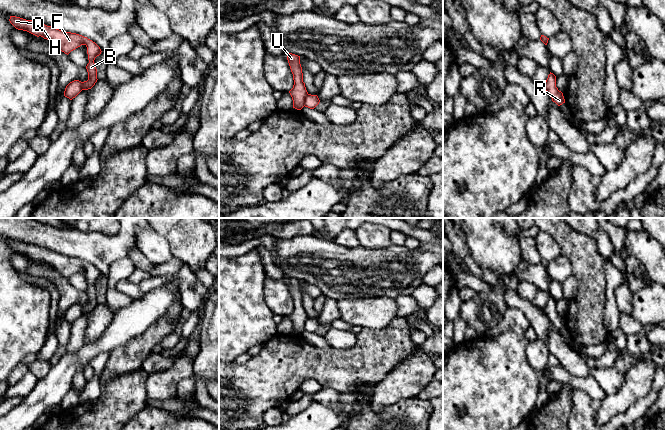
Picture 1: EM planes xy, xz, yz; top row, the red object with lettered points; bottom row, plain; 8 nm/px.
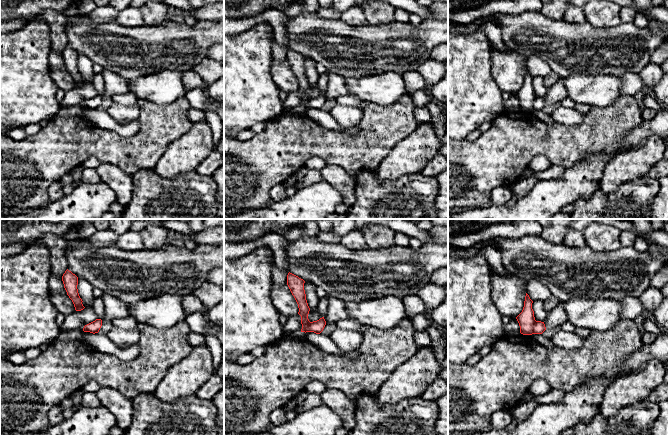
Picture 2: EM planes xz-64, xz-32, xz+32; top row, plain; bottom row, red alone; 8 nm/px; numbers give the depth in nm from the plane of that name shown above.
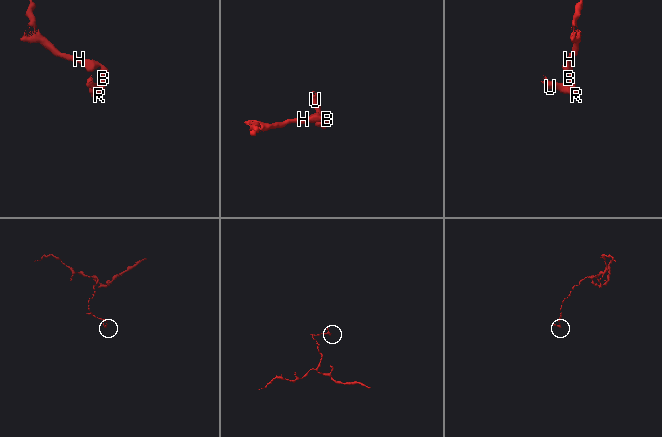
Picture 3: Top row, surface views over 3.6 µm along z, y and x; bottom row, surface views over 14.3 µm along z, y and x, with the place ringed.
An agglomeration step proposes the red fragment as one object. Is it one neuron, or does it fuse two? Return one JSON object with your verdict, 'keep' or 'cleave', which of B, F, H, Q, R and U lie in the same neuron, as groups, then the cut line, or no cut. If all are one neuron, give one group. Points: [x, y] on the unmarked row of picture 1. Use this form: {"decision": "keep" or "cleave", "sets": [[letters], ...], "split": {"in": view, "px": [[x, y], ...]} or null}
{"decision": "cleave", "sets": [["B", "F", "H", "Q", "R"], ["U"]], "split": {"in": "xz", "px": [[308, 318], [303, 329]]}}

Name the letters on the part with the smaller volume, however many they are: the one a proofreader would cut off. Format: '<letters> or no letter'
U

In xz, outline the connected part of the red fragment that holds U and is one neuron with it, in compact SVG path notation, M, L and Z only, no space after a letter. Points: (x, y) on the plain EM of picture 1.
M287 276L285 277L287 278L287 284L294 304L293 312L289 315L293 324L293 332L301 334L304 331L304 324L308 319L308 316L306 314L305 307L303 306L300 280Z

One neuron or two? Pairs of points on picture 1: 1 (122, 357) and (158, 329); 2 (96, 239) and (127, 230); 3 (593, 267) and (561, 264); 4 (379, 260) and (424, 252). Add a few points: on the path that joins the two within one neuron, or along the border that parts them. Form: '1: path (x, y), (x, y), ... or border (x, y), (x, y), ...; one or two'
1: path (131, 355), (149, 338); one
2: path (104, 240), (117, 240), (119, 238); one
3: border (561, 253), (568, 260), (572, 274); two
4: path (390, 260), (413, 260); one

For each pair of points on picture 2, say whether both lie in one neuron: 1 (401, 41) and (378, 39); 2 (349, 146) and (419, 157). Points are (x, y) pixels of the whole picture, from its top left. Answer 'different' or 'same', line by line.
1: same
2: different

